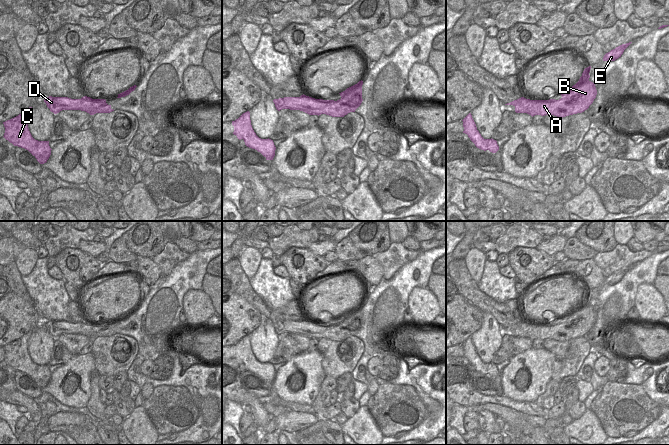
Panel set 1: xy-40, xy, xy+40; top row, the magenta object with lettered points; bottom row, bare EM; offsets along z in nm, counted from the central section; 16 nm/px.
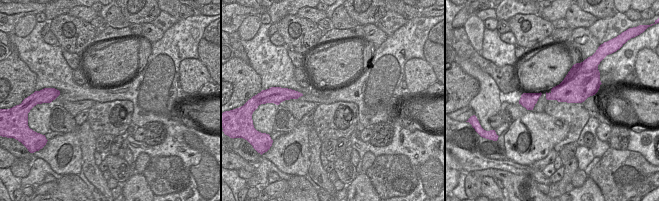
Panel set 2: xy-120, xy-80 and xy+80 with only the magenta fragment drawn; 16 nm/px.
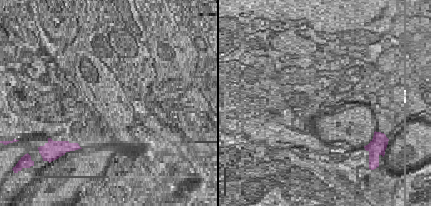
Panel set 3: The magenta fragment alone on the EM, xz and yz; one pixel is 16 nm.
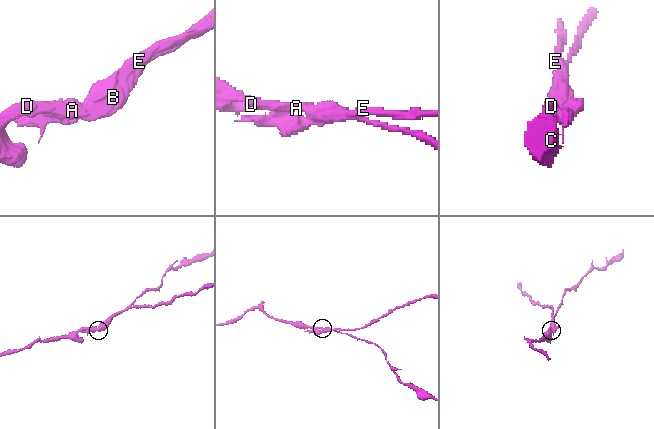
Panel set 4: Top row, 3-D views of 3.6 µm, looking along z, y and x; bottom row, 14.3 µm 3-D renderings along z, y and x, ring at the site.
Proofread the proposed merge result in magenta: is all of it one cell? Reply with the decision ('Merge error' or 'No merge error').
Merge error.

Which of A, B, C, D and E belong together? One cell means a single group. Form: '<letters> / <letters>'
A B C D / E

